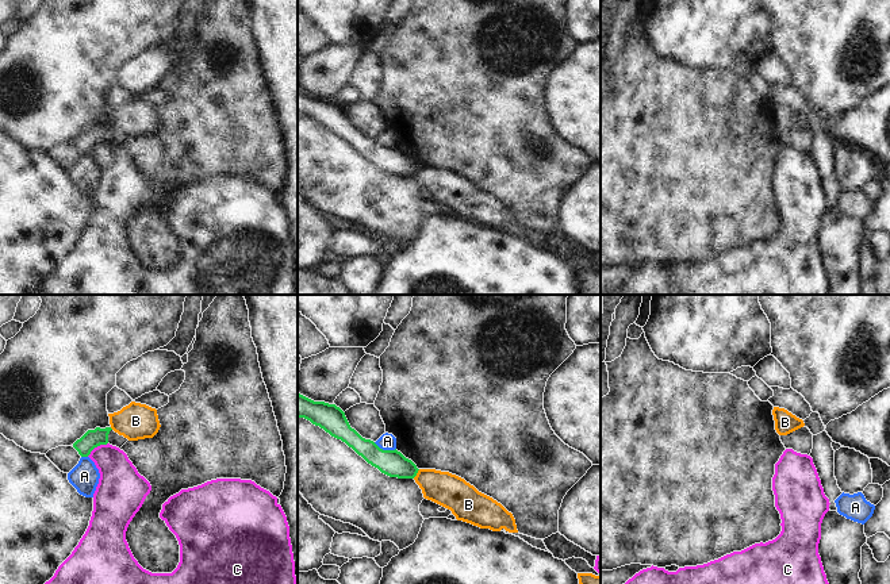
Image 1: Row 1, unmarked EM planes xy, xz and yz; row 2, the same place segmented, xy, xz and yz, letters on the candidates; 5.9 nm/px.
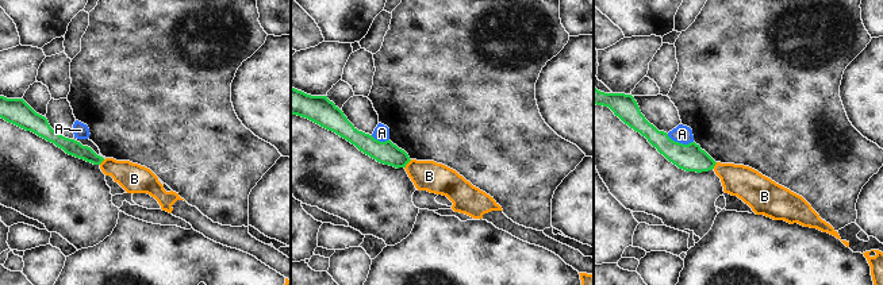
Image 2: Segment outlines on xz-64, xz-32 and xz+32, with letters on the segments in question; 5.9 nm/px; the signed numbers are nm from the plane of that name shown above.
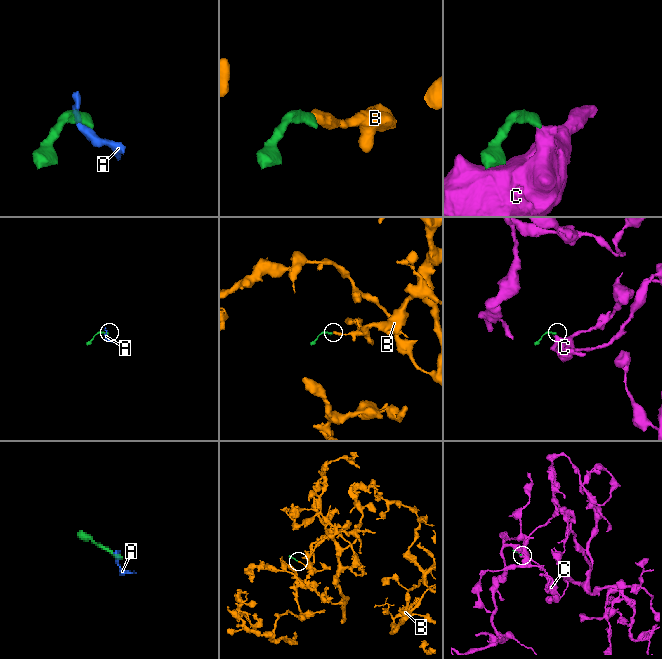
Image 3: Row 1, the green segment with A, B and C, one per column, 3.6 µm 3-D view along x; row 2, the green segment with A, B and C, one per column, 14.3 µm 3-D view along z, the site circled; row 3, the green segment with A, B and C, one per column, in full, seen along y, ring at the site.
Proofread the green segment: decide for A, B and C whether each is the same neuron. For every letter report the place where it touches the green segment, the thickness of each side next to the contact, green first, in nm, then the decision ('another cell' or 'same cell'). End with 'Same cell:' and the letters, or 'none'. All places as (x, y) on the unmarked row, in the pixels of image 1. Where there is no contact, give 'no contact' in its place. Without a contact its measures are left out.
A: contact xz (384, 148); calibres 160 and 100 nm; another cell
B: contact xz (417, 169); calibres 160 and 200 nm; another cell
C: contact xy (96, 143); calibres 110 and 240 nm; another cell
Same cell: none

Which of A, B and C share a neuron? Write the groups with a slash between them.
A / B / C

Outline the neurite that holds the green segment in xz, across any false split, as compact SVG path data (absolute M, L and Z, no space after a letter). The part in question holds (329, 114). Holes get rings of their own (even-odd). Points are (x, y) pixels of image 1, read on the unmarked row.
M298 91L298 115L304 115L331 134L341 137L368 161L390 174L414 176L419 168L396 146L383 147L373 138L362 135L350 124L345 110L335 101L314 99Z

